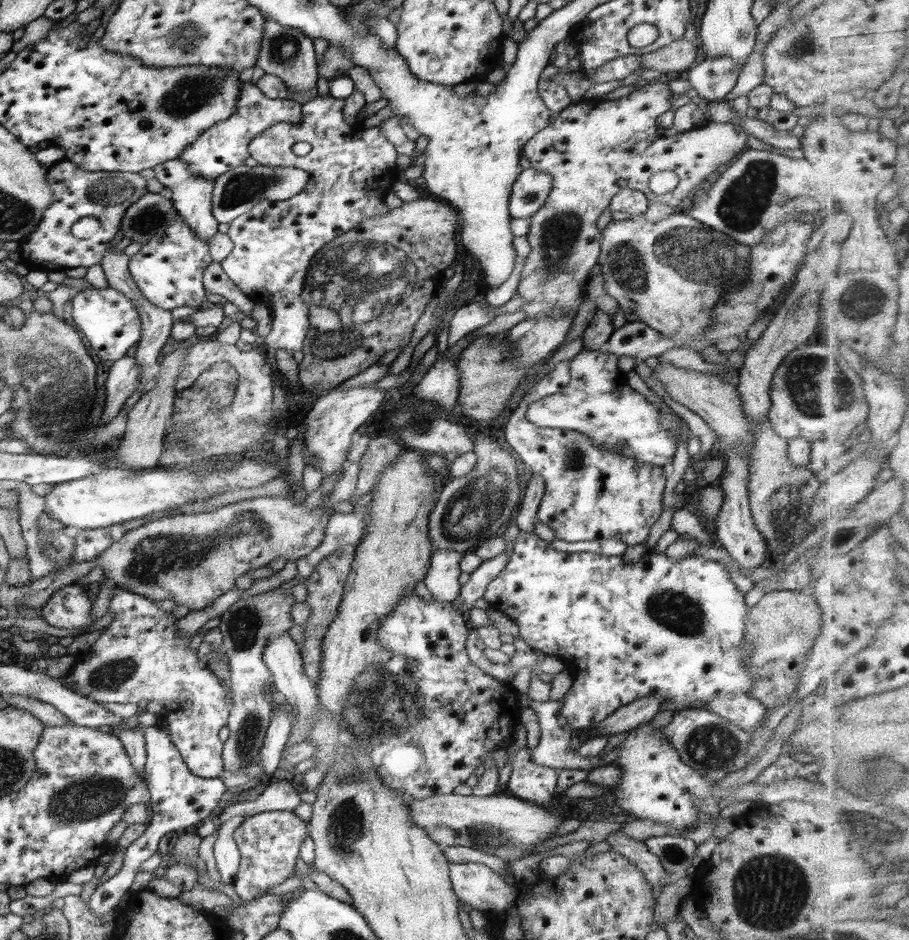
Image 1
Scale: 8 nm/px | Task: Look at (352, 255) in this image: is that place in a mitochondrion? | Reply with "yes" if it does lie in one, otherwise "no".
yes

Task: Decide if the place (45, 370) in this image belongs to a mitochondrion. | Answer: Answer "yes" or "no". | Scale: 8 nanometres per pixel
yes

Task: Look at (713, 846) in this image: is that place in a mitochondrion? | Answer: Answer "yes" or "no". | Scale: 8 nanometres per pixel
no

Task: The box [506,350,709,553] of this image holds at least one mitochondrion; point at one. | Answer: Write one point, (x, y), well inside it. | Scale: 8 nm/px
(574, 457)

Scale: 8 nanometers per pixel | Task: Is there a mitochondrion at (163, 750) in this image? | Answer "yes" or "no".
no

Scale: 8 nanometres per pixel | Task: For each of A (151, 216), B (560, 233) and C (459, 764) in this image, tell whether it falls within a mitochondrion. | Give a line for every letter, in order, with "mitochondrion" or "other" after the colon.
A: mitochondrion
B: mitochondrion
C: other

